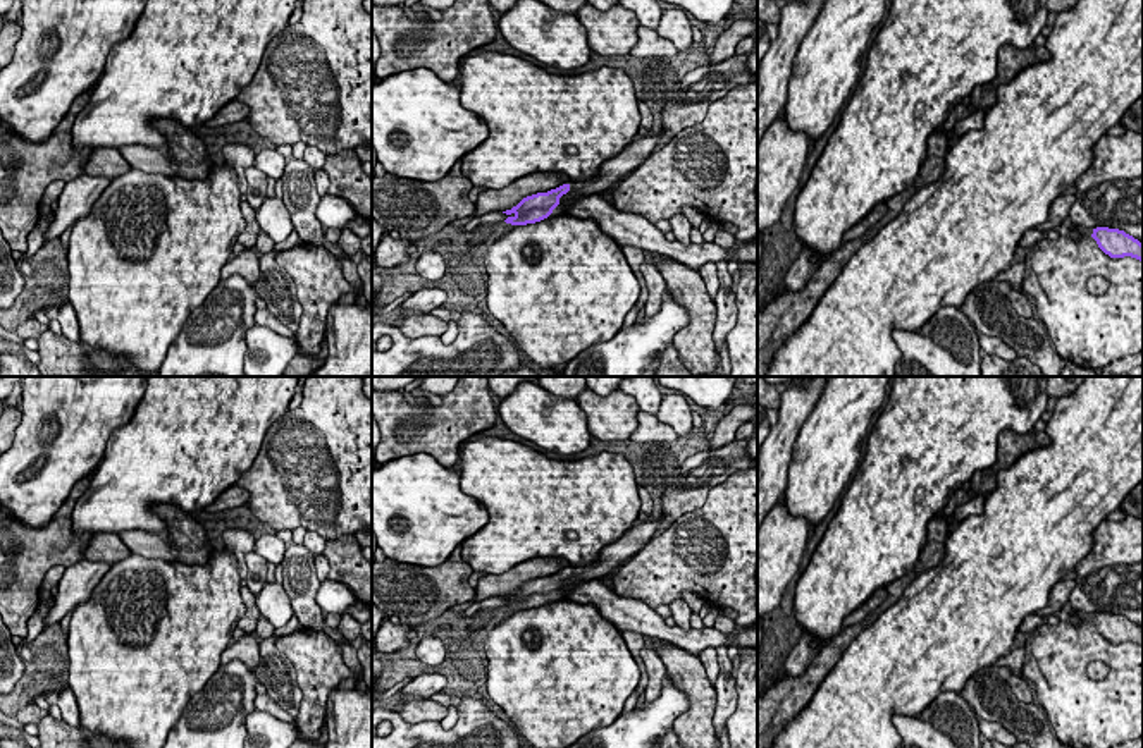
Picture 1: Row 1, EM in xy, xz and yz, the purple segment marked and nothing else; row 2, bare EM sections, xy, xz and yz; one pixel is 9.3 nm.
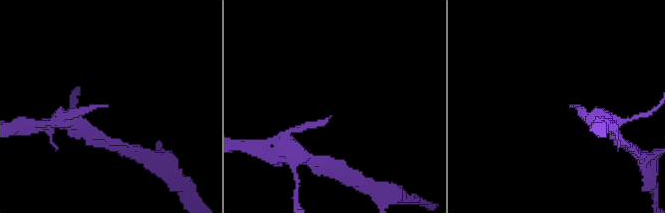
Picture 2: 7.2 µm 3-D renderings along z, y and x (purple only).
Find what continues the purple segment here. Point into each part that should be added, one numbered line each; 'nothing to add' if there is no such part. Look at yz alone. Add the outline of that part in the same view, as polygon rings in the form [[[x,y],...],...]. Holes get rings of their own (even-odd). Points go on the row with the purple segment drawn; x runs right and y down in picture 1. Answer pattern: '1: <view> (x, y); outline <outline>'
nothing to add

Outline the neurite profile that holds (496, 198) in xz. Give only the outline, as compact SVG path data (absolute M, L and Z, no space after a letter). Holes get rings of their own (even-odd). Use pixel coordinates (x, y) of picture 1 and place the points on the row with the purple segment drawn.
M534 172L518 177L506 187L491 187L479 194L475 201L475 217L482 217L491 212L506 212L516 206L523 198L547 193L570 182L570 177L563 172Z

